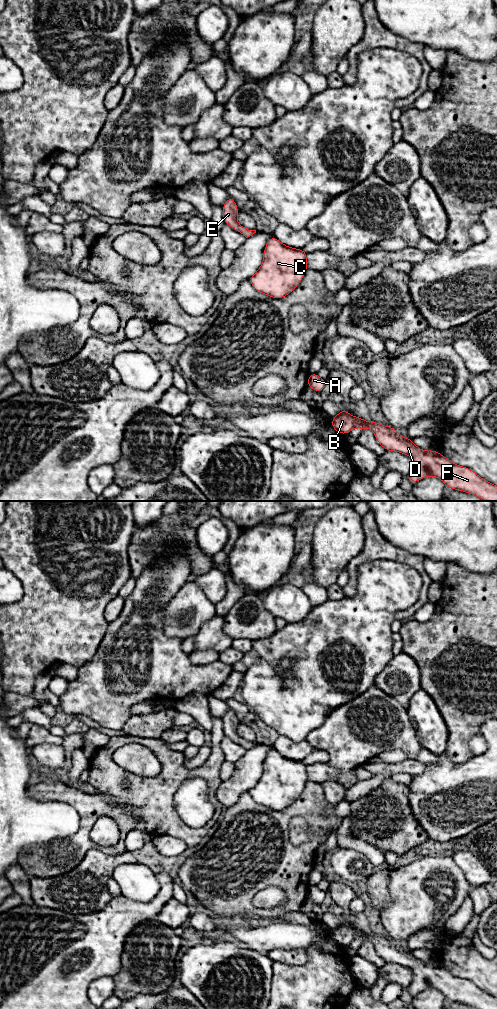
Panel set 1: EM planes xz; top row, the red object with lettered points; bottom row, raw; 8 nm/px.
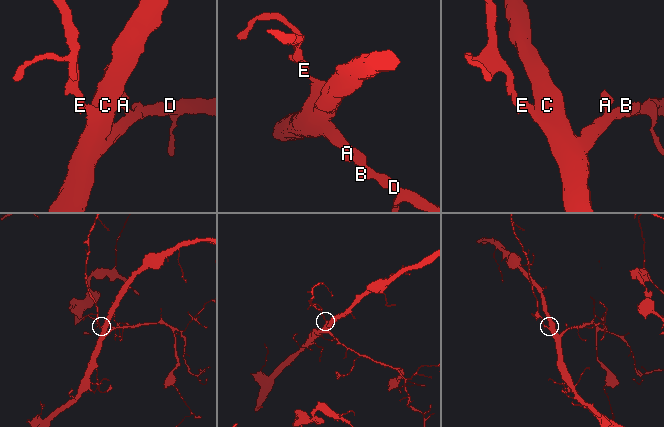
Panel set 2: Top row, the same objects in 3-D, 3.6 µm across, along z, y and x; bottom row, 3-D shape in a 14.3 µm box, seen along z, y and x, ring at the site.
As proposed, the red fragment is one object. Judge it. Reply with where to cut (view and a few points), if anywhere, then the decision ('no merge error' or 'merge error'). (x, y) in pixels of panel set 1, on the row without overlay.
cut none; no merge error

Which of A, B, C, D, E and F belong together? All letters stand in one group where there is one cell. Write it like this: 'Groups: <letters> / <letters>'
Groups: A B C D E F

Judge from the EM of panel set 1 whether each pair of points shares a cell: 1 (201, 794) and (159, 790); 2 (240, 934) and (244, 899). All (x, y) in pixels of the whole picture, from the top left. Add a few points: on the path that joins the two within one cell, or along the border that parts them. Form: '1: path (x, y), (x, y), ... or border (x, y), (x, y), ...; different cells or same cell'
1: border (193, 776), (175, 794), (178, 815); different cells
2: border (216, 916), (220, 919), (233, 921); different cells

